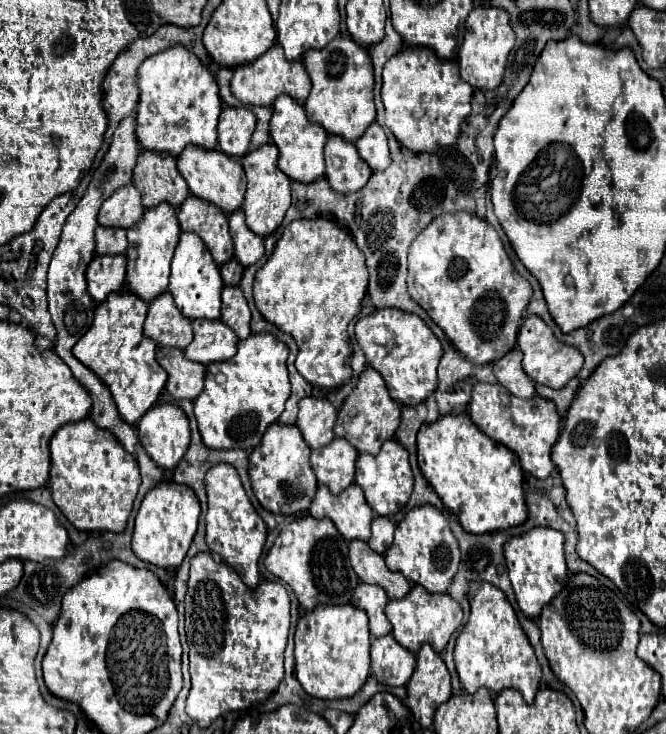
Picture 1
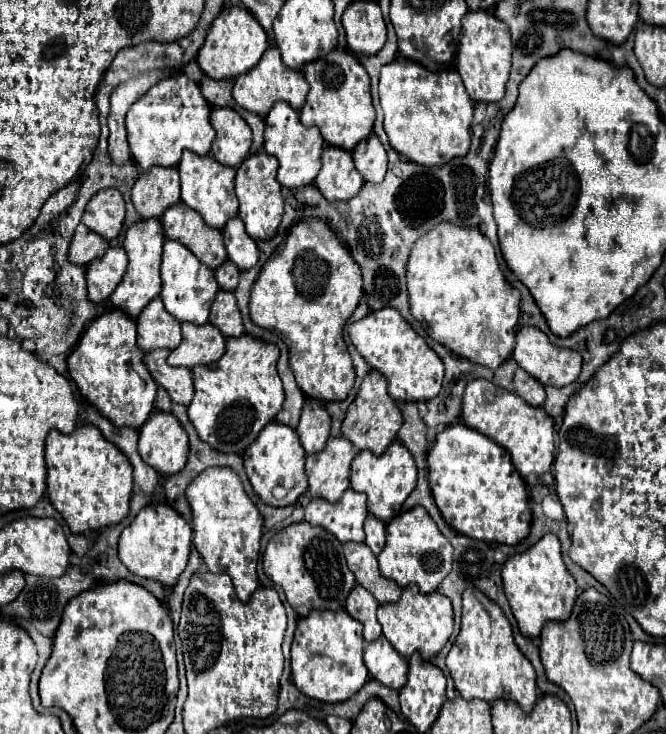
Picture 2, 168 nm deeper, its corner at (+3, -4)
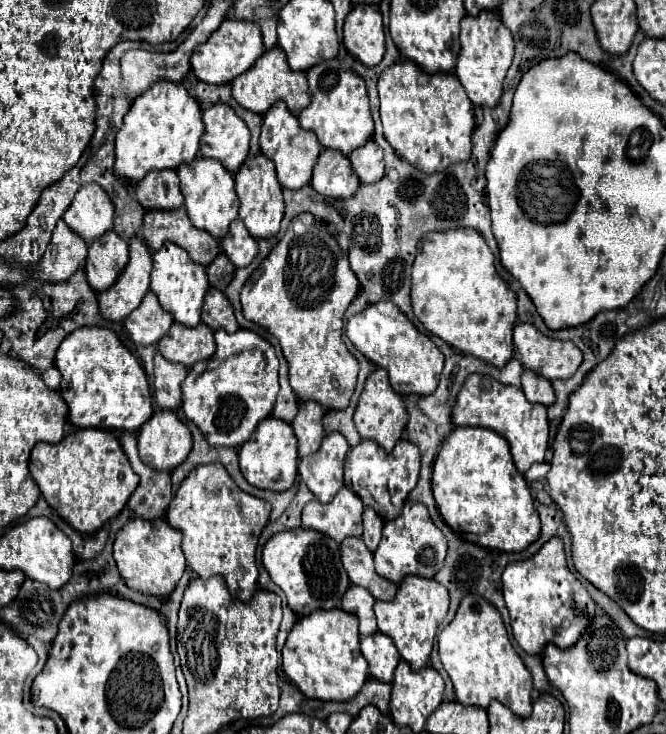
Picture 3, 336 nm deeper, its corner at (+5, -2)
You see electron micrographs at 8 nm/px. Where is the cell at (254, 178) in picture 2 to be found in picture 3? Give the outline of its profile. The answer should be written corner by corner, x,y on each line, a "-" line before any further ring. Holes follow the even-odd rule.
263,154
249,156
235,174
235,192
239,196
239,218
245,222
253,238
271,238
279,232
283,218
283,196
281,184
275,178
275,166

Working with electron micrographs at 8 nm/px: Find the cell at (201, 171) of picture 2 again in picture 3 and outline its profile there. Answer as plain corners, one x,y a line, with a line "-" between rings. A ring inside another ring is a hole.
195,158
189,164
177,168
181,180
181,192
185,196
185,208
193,226
207,230
213,238
223,238
229,230
229,224
237,218
239,198
233,188
233,174
223,168
221,162
213,158

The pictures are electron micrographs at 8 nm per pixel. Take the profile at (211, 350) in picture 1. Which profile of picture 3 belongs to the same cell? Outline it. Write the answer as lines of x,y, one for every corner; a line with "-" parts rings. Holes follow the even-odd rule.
173,322
169,332
157,342
157,352
165,360
185,364
187,368
203,358
213,356
213,350
215,350
213,332
205,324
187,328
181,326
179,322

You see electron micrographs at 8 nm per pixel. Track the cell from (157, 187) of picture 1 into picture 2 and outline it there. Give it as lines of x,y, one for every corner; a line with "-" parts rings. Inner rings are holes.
175,166
149,168
137,178
131,198
141,218
161,218
167,208
181,202
179,170

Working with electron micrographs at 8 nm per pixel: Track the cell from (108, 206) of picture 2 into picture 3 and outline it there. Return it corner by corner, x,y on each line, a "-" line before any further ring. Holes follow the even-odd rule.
85,184
65,210
63,220
89,244
113,228
113,202
99,184

